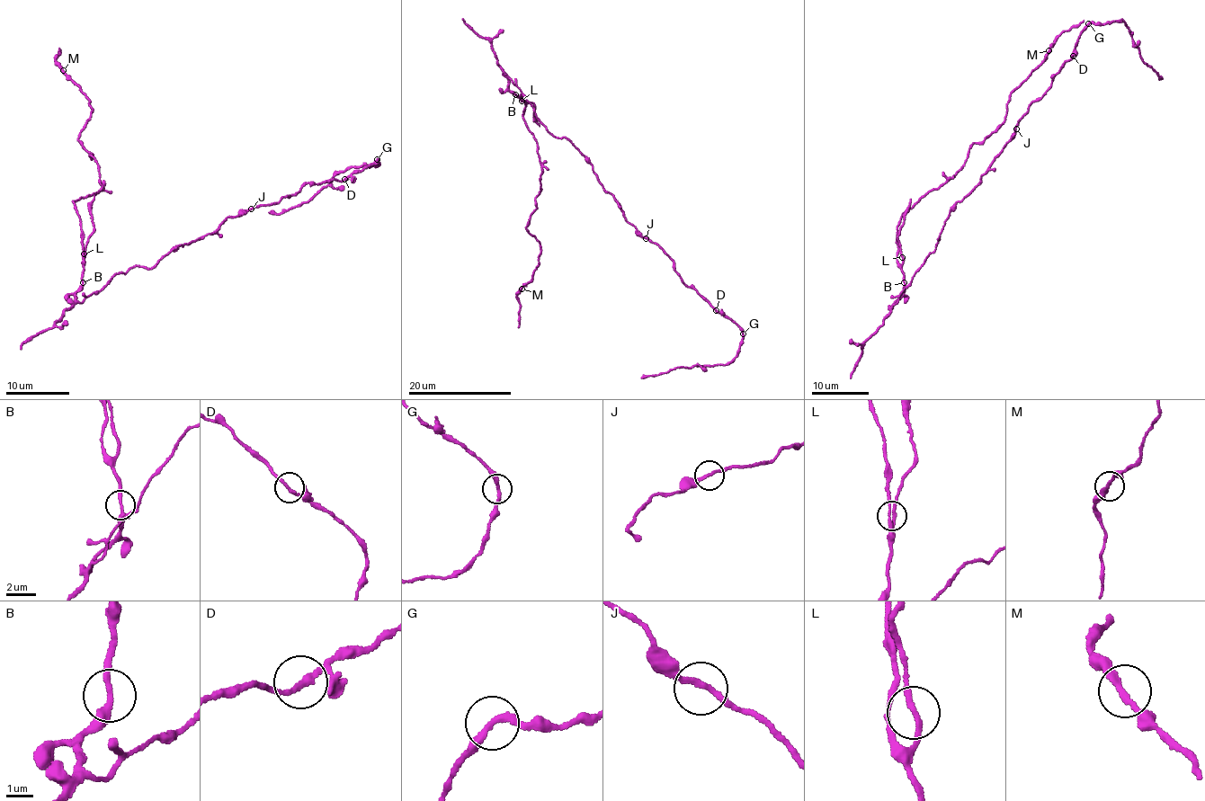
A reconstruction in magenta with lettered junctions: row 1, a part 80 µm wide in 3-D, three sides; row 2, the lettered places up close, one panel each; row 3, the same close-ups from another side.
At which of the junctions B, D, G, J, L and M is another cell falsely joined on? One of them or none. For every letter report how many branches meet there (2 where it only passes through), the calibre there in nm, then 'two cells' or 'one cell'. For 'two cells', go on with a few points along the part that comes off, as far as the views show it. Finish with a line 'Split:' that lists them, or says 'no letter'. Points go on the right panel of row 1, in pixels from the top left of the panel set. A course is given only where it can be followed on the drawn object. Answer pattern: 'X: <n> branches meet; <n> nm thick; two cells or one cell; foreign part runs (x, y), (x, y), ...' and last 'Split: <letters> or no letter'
B: 2 branches meet; 240 nm thick; one cell
D: 2 branches meet; 220 nm thick; one cell
G: 2 branches meet; 260 nm thick; two cells; foreign part runs (1088, 23), (1125, 22), (1132, 42), (1145, 62), (1163, 78)
J: 2 branches meet; 200 nm thick; one cell
L: 2 branches meet; 200 nm thick; one cell
M: 2 branches meet; 220 nm thick; one cell
Split: G

